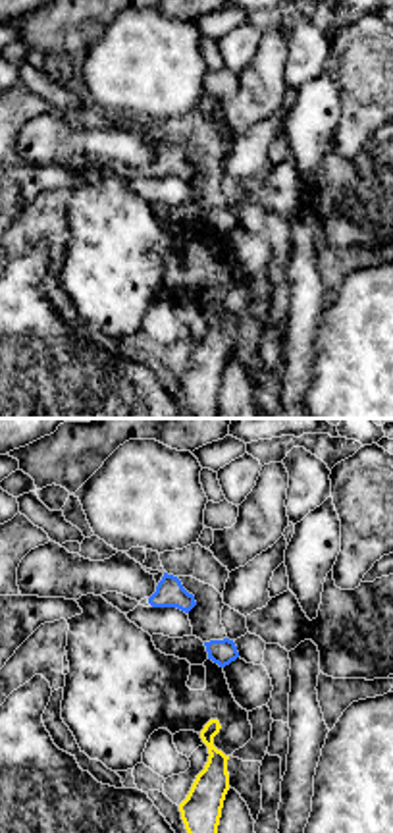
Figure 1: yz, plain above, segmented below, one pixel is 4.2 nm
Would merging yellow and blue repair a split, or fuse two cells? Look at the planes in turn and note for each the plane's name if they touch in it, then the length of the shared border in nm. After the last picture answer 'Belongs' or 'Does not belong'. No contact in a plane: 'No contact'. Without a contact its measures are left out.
No contact

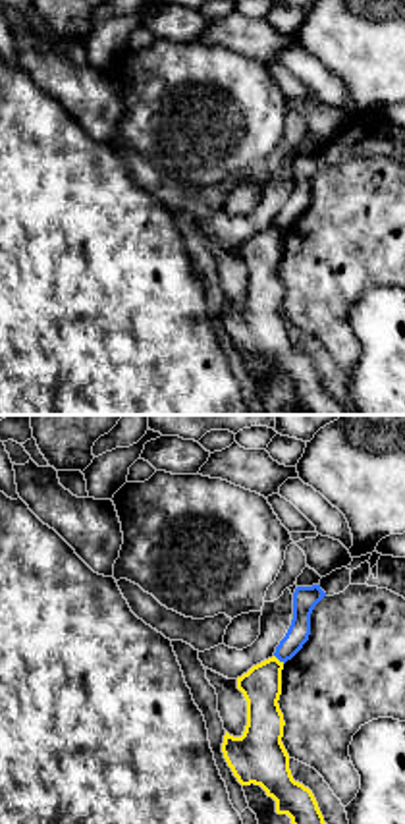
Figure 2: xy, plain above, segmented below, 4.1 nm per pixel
Touches yellow in xy. Shared border 60 nm

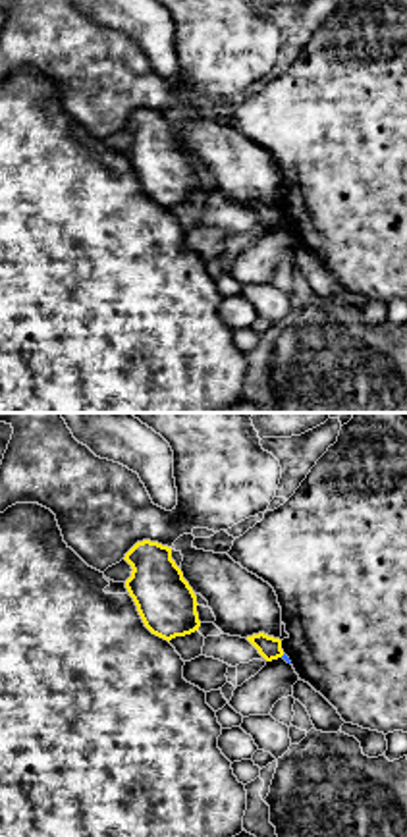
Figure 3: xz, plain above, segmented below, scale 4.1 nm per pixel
No contact

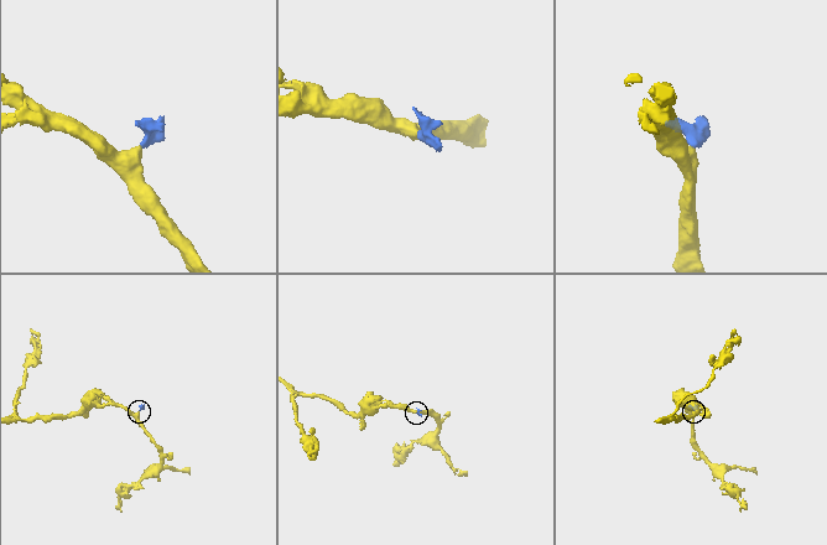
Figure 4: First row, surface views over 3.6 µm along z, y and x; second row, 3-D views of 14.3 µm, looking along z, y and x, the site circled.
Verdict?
Does not belong

